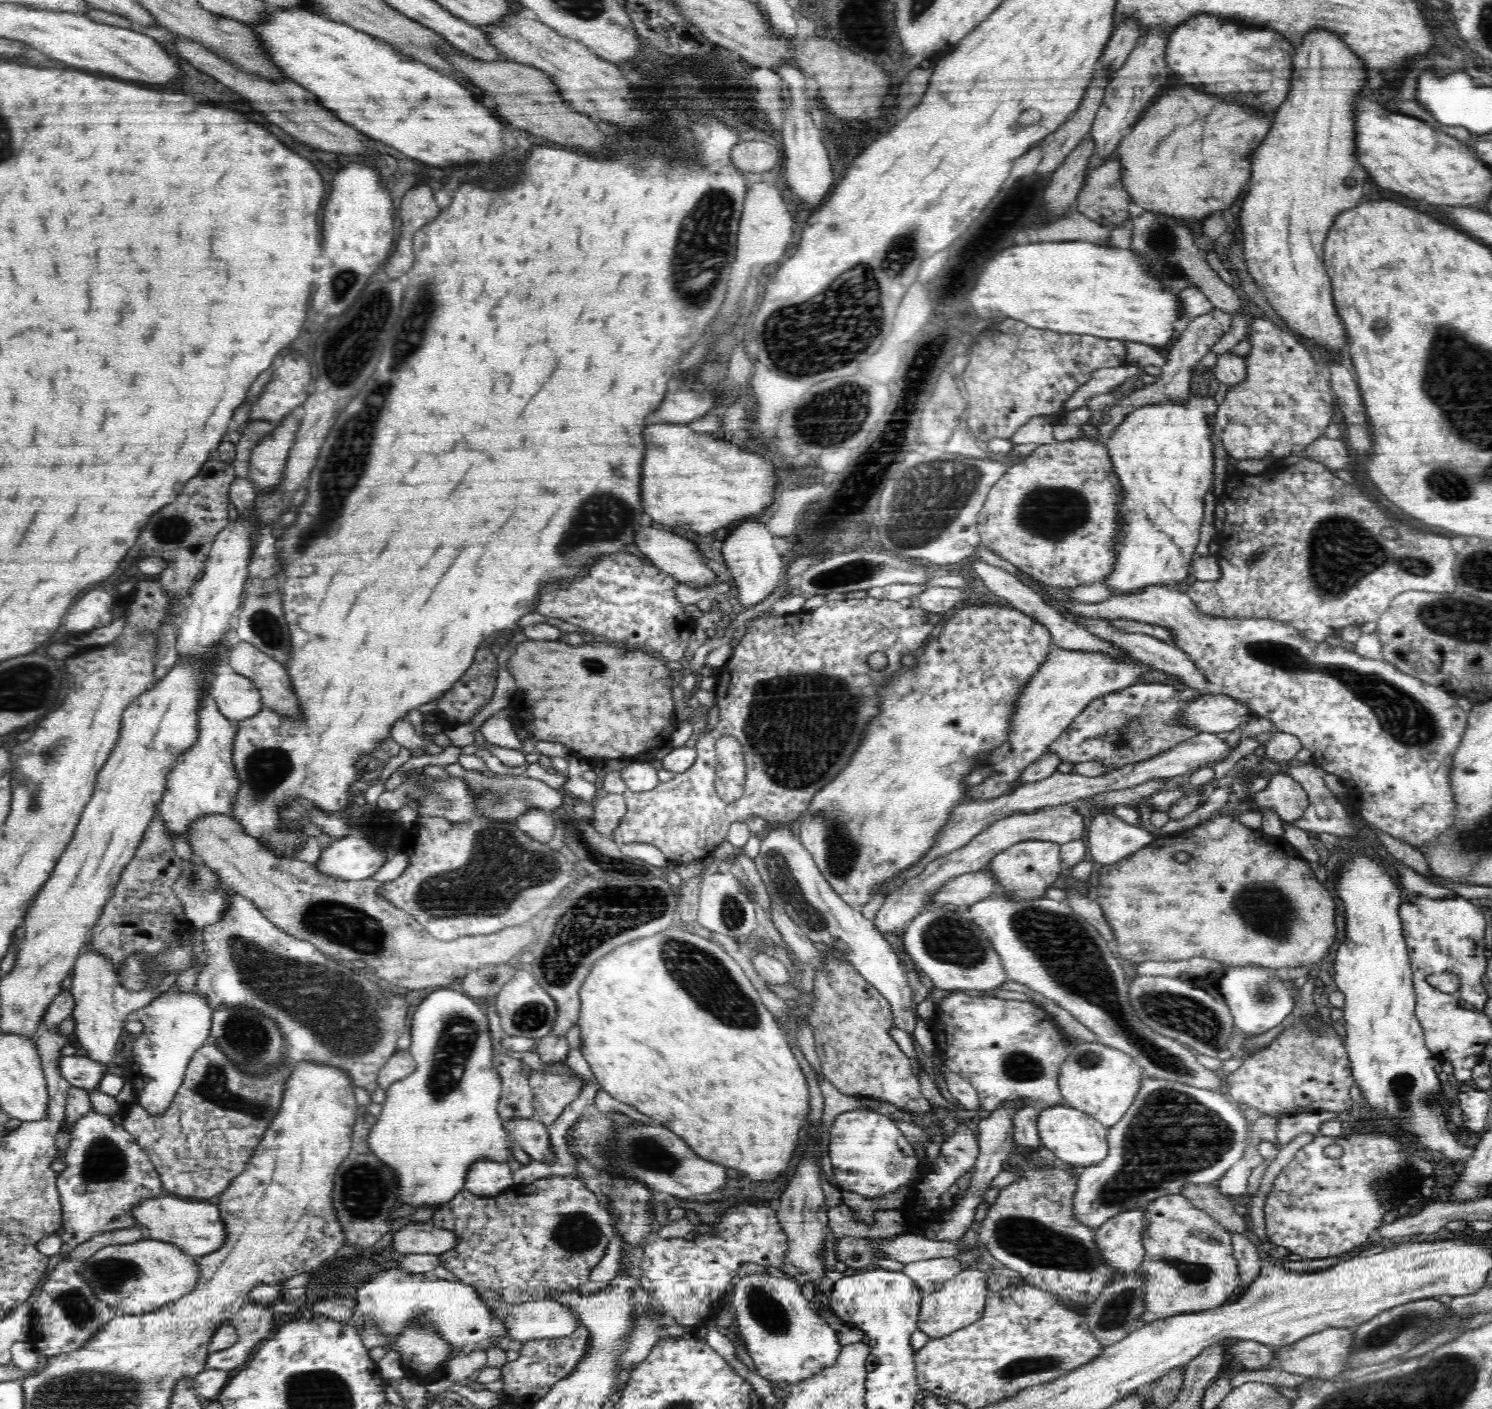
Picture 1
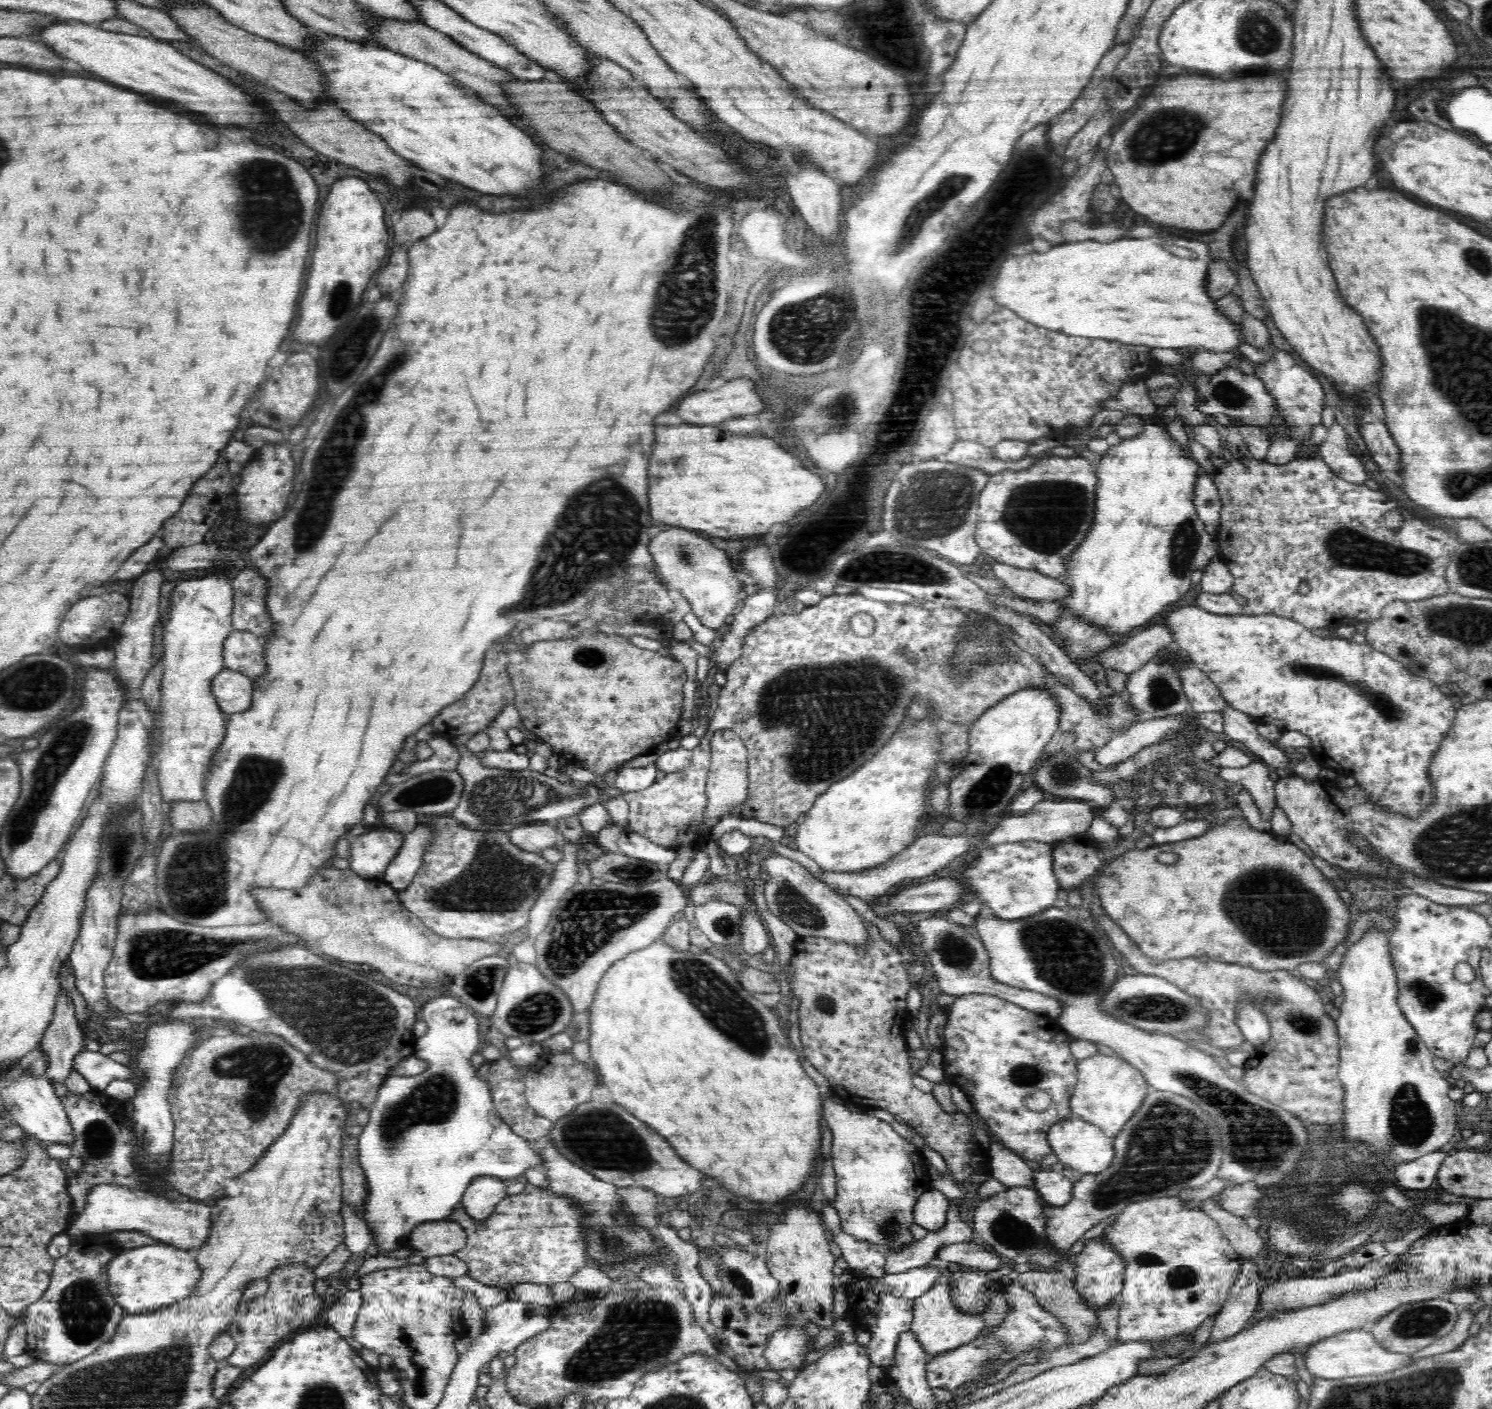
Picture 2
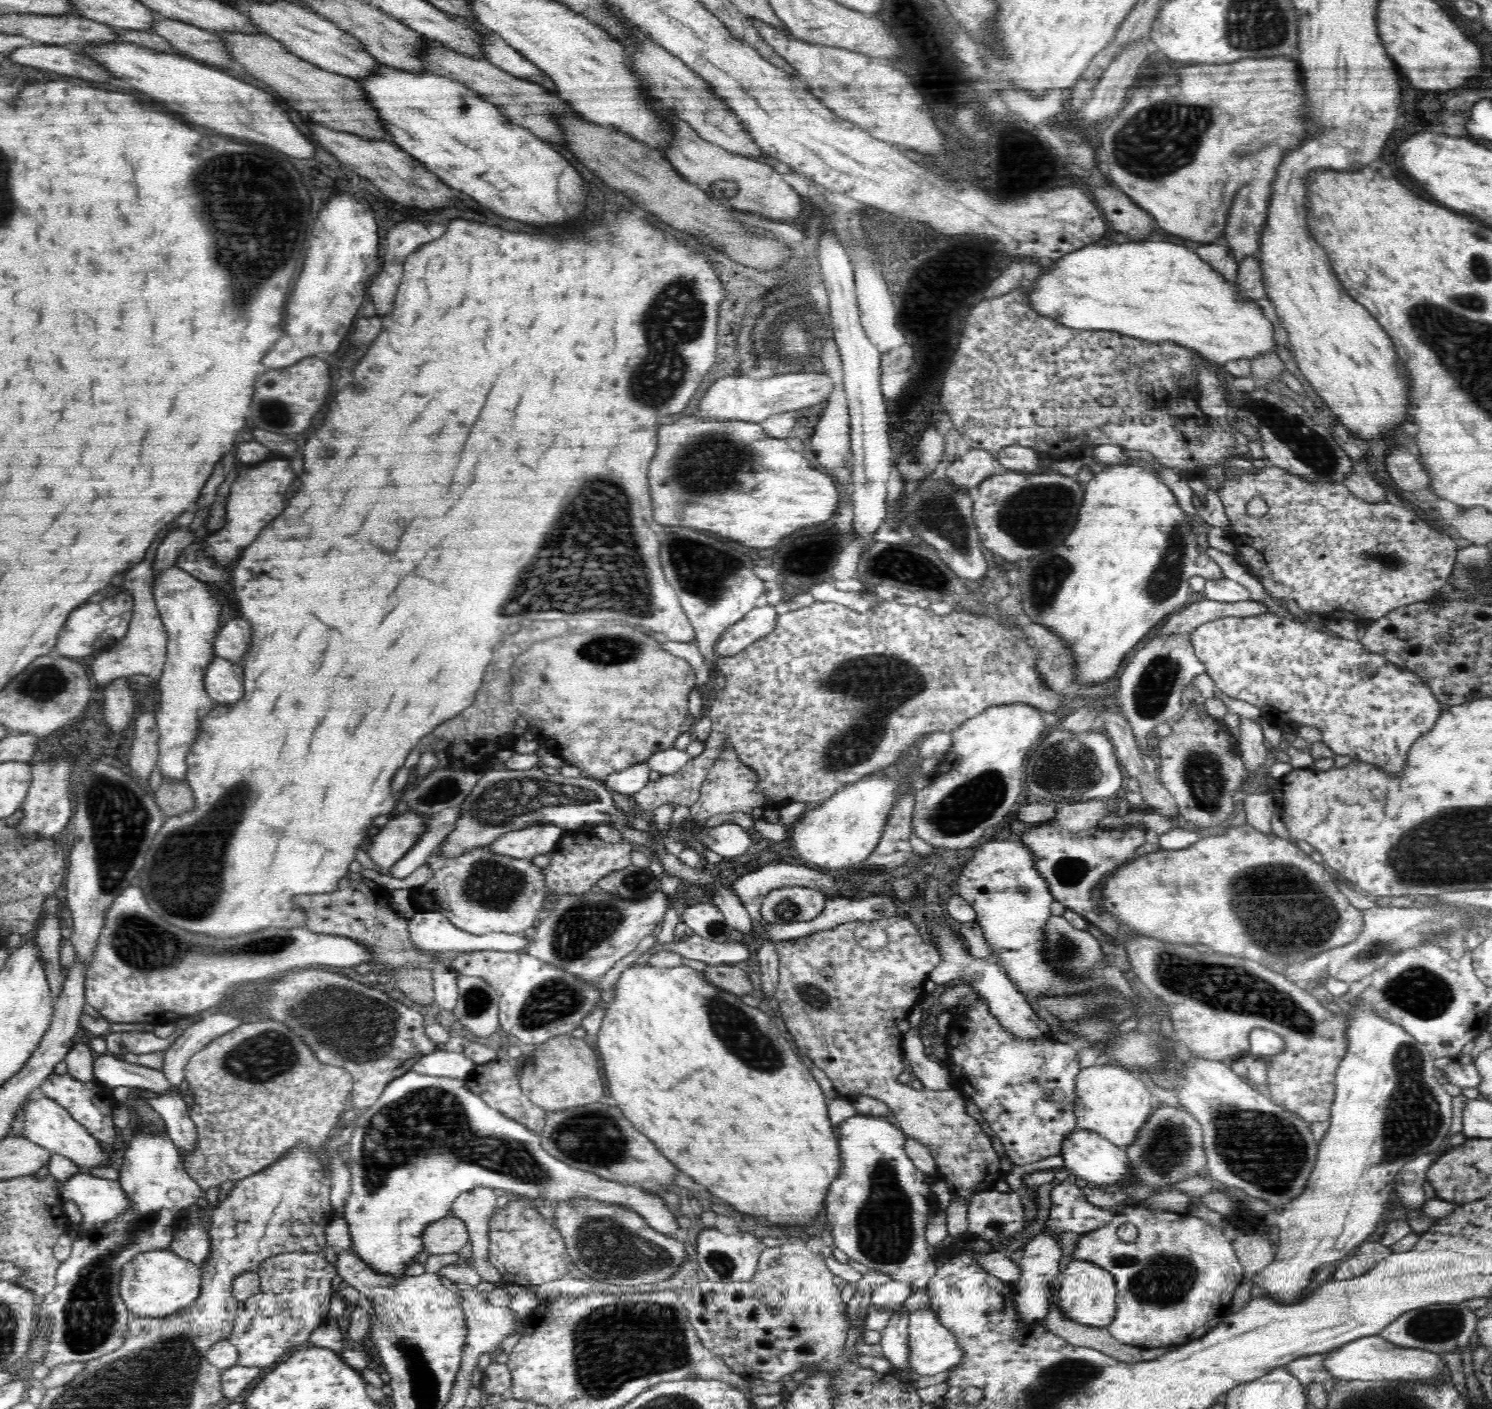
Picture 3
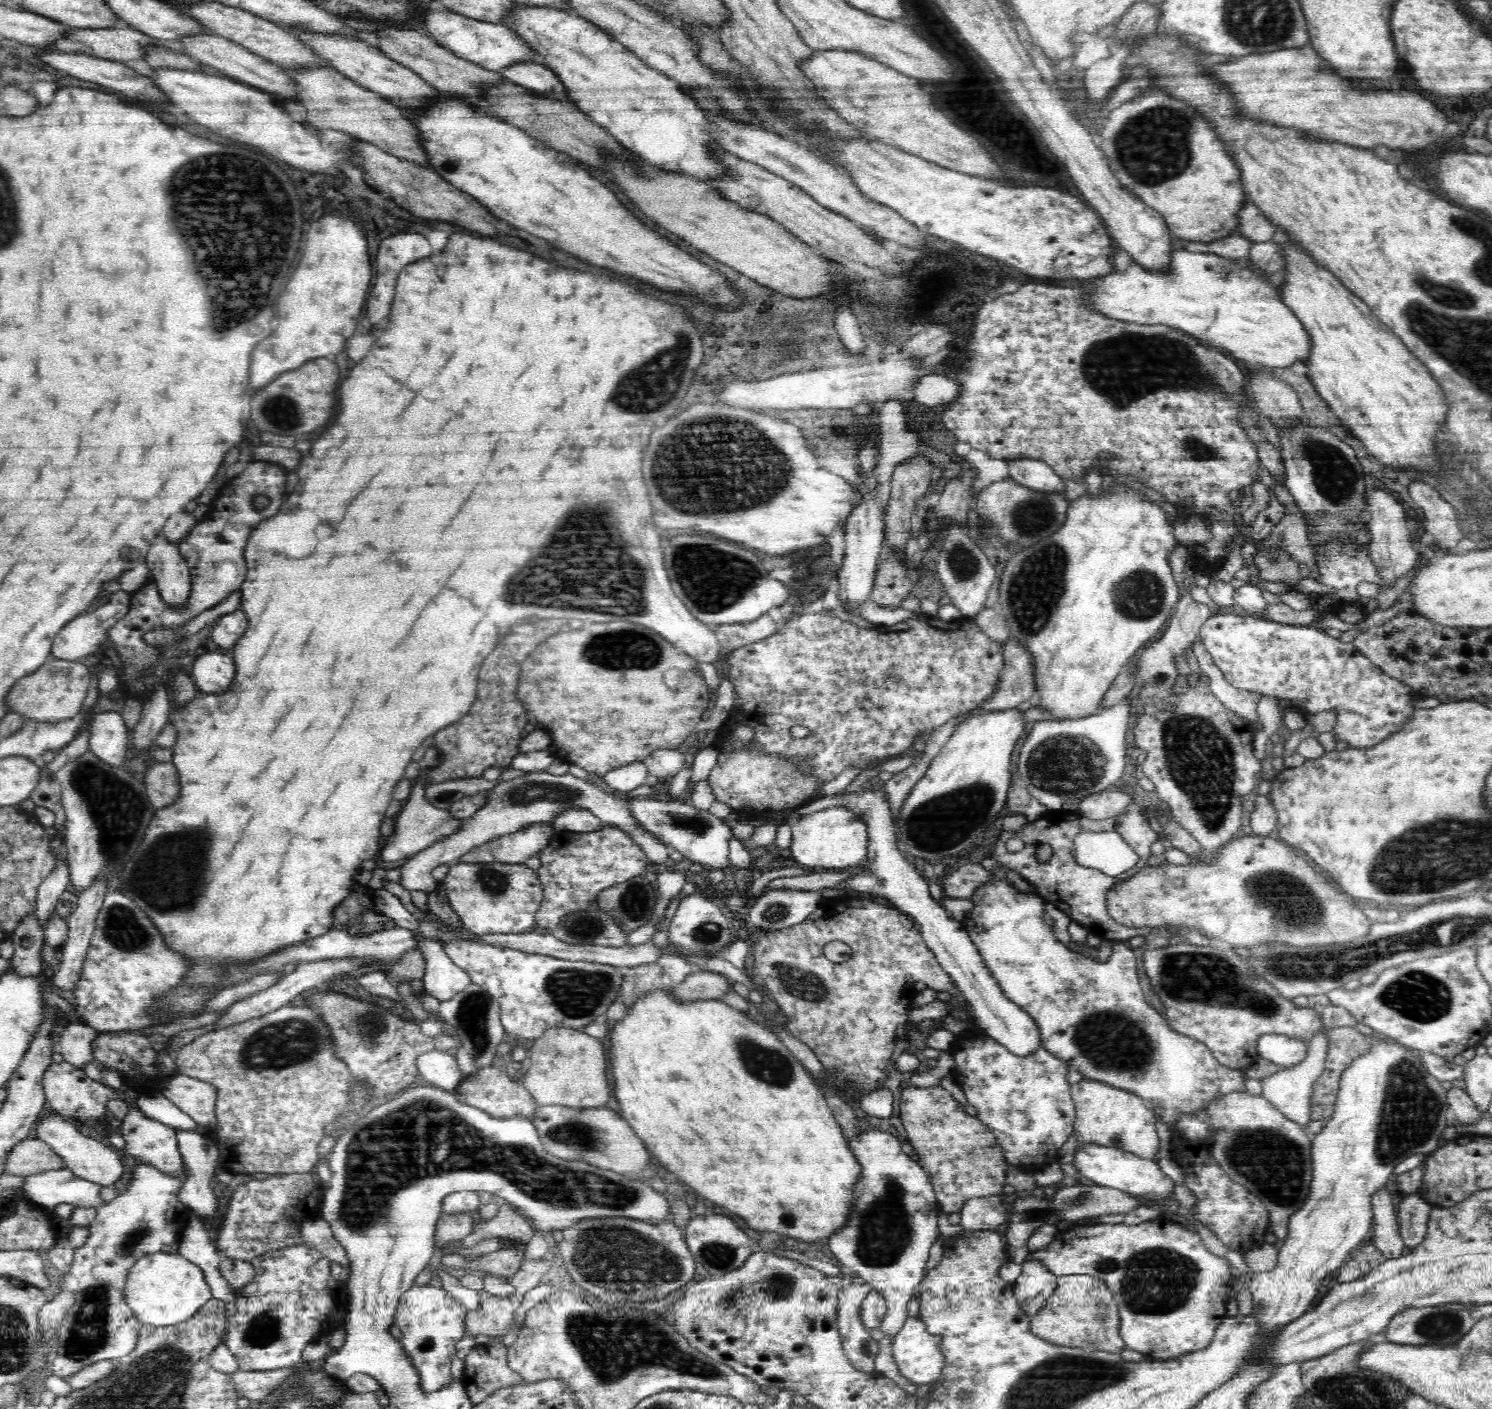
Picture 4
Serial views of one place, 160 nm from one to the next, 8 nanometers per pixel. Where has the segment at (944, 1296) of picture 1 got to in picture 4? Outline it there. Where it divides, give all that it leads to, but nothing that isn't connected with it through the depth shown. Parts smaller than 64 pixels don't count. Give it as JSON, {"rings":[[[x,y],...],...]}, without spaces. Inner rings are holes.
{"rings":[[[919,1316],[907,1318],[892,1340],[892,1350],[898,1371],[913,1384],[913,1389],[920,1384],[932,1386],[944,1368],[939,1336],[928,1332]]]}

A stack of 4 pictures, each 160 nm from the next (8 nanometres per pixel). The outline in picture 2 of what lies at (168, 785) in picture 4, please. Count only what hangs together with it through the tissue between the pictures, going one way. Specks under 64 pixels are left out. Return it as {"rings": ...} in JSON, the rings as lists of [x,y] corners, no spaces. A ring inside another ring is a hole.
{"rings":[[[204,800],[200,802],[172,802],[169,812],[169,828],[179,832],[196,832],[204,830],[212,822],[210,805]]]}

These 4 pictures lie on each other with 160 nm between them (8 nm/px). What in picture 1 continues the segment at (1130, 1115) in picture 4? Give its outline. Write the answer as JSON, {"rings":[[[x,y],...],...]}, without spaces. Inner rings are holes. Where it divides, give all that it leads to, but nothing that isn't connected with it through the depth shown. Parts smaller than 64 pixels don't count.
{"rings":[[[1081,1042],[1060,1065],[1057,1081],[1064,1104],[1112,1128],[1133,1103],[1142,1079],[1142,1067],[1130,1055],[1100,1042]]]}

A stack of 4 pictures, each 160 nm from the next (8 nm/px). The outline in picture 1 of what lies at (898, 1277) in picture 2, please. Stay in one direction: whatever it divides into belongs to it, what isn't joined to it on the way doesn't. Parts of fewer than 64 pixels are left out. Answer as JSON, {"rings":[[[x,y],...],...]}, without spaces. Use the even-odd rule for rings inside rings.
{"rings":[[[938,1258],[934,1260],[922,1260],[905,1266],[902,1270],[908,1275],[914,1284],[918,1285],[920,1292],[934,1292],[944,1284],[948,1279],[955,1277],[961,1271],[962,1262],[958,1258]]]}

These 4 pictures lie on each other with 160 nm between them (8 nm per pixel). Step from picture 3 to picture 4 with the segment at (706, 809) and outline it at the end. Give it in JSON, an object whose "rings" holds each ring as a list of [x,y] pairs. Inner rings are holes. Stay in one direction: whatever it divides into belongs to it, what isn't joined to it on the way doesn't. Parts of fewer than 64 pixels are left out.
{"rings":[[[743,725],[732,730],[734,748],[732,752],[719,754],[715,767],[710,771],[708,785],[714,792],[718,802],[724,802],[733,812],[748,816],[764,816],[774,811],[794,811],[819,799],[818,790],[825,782],[814,774],[803,774],[797,770],[795,760],[785,760],[779,754],[763,754],[754,748],[752,752],[745,750],[753,741],[754,728]]]}

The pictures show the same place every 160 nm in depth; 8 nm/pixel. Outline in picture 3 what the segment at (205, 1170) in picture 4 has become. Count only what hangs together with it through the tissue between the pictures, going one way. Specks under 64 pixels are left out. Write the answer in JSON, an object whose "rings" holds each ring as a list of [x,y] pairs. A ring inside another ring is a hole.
{"rings":[[[168,1091],[146,1097],[147,1103],[152,1110],[160,1114],[169,1138],[172,1138],[178,1151],[181,1153],[182,1161],[186,1154],[192,1153],[196,1148],[196,1126],[189,1115],[189,1107],[182,1099],[178,1091]]]}

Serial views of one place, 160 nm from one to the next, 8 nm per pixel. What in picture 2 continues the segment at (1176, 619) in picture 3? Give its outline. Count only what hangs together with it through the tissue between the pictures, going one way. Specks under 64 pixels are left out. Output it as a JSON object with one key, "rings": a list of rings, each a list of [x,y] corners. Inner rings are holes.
{"rings":[[[1161,624],[1149,626],[1148,629],[1130,636],[1124,644],[1102,649],[1094,659],[1107,670],[1116,670],[1125,675],[1133,674],[1144,667],[1155,655],[1173,642],[1169,628]]]}

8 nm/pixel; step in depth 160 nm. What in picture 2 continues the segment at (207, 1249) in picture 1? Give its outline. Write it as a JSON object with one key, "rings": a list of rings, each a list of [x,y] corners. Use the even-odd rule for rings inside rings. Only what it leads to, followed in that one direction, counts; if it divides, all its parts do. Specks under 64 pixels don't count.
{"rings":[[[104,1184],[91,1189],[84,1210],[80,1212],[80,1215],[75,1218],[72,1224],[68,1225],[65,1234],[69,1235],[72,1239],[77,1239],[100,1232],[112,1233],[113,1231],[121,1230],[142,1231],[144,1234],[155,1238],[160,1243],[174,1245],[176,1248],[185,1251],[190,1249],[197,1250],[202,1245],[206,1244],[206,1240],[208,1240],[208,1236],[210,1236],[210,1226],[212,1224],[210,1208],[211,1205],[208,1201],[172,1201],[154,1196],[142,1189],[128,1189],[118,1185]]]}

